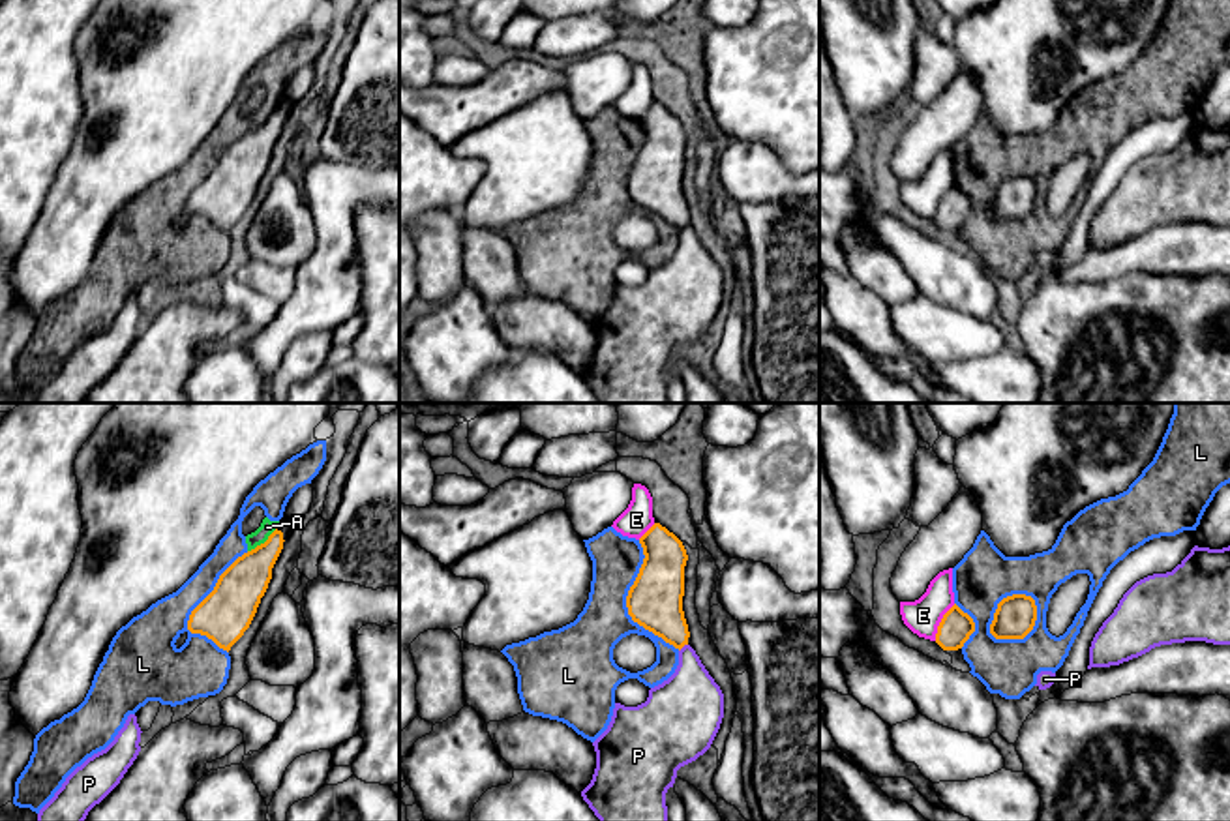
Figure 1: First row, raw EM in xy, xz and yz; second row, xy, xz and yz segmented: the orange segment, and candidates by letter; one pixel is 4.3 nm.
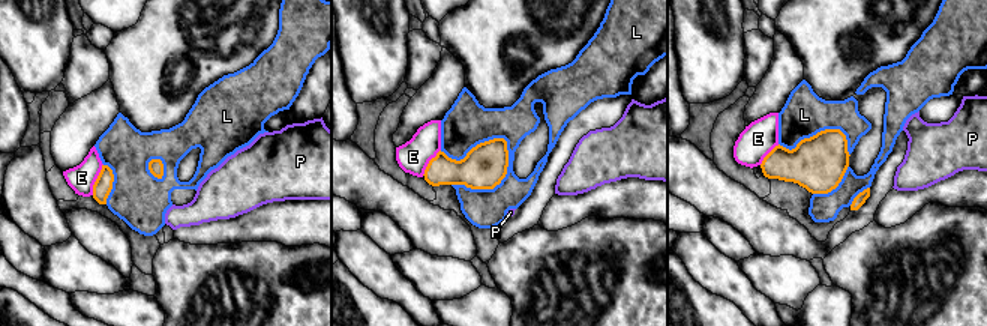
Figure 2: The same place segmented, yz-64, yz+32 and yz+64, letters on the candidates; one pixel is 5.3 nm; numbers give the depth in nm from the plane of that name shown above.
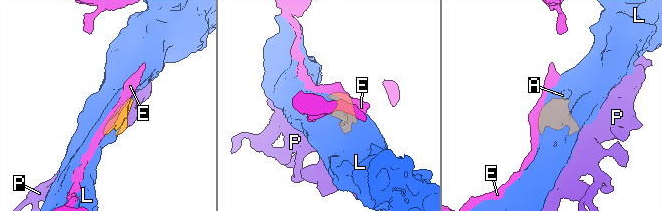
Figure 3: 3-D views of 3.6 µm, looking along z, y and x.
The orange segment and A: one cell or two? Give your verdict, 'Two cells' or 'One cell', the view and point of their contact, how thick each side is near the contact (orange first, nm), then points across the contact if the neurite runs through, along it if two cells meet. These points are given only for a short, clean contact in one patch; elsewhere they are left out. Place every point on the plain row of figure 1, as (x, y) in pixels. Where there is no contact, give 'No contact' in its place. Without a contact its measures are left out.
Two cells. Touches orange at xy (265, 122). Thickness 200 nm (orange) against 70 nm. Boundary: xy (276, 107), (248, 132)

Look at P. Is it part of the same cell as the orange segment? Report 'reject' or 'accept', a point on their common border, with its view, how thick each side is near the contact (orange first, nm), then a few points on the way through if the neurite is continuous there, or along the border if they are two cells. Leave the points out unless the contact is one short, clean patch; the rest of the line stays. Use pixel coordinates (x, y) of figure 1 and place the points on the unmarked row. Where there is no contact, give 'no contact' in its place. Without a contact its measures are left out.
accept; meets orange in xz at (683, 225); 240 nm thick on the orange side, 280 nm on the other; runs through xz (655, 180), (683, 225), (689, 240), (689, 283)

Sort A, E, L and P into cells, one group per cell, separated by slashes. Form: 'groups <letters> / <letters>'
groups A L / E / P

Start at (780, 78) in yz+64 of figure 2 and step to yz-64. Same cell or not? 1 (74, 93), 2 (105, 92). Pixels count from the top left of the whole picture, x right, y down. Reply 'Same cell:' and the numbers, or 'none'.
Same cell: 2

